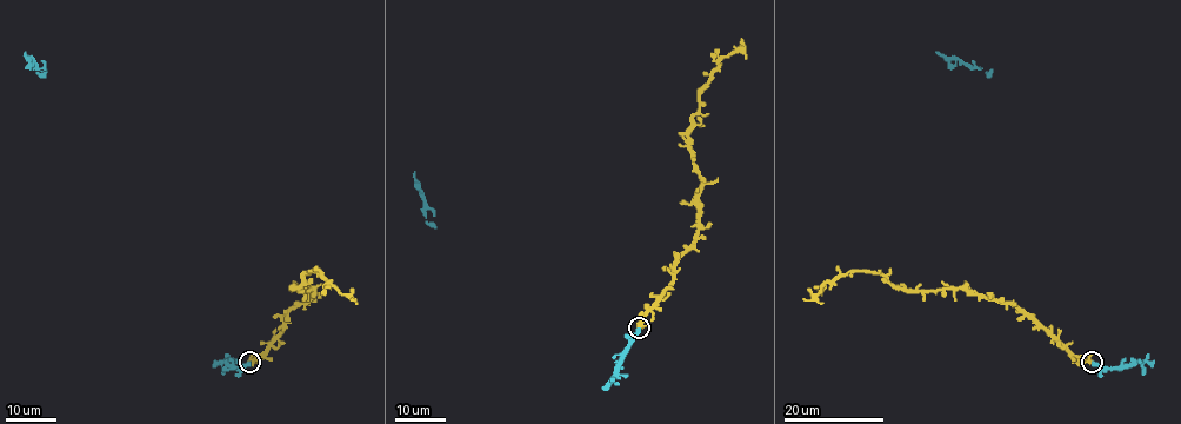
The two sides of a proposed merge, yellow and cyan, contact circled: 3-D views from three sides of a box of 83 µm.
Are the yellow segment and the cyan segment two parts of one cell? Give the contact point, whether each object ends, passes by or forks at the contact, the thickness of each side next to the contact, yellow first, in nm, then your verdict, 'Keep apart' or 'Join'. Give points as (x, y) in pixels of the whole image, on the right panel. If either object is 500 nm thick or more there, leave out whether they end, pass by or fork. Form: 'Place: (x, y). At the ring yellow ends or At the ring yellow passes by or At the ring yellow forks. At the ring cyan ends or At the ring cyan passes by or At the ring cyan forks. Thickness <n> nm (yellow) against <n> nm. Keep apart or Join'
Place: (1092, 362). At the ring yellow forks. At the ring cyan ends. Thickness 340 nm (yellow) against 480 nm. Join

